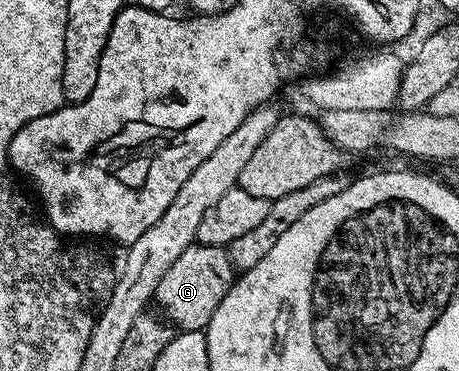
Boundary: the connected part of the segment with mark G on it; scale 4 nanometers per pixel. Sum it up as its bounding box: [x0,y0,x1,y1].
[153,243,233,331]

